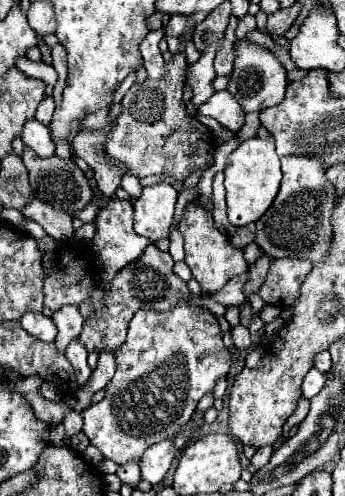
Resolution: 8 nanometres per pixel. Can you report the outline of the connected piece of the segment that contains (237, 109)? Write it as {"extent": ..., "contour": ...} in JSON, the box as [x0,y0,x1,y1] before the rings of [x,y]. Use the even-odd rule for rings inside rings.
{"extent":[200,91,244,133],"contour":[[[216,91],[206,103],[200,105],[200,113],[204,117],[212,117],[212,119],[220,121],[232,133],[238,133],[242,129],[242,125],[244,125],[242,107],[226,91]]]}

